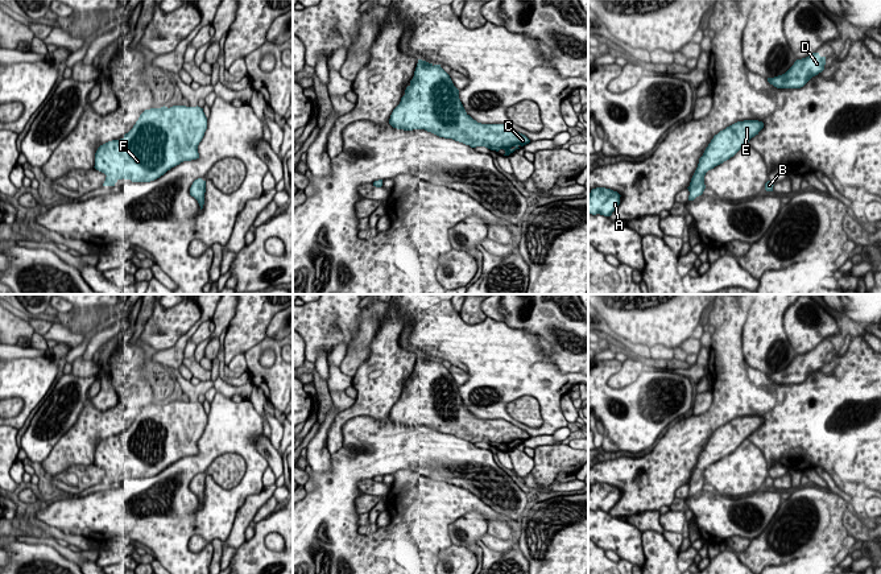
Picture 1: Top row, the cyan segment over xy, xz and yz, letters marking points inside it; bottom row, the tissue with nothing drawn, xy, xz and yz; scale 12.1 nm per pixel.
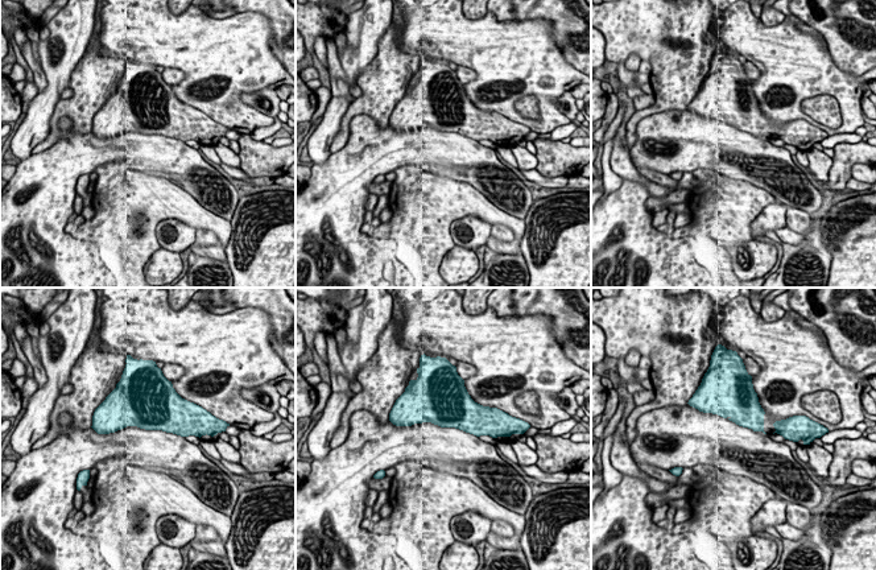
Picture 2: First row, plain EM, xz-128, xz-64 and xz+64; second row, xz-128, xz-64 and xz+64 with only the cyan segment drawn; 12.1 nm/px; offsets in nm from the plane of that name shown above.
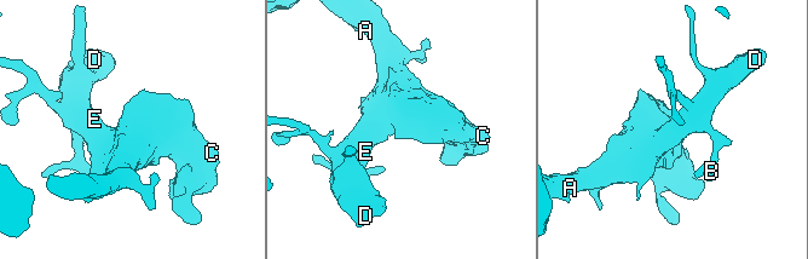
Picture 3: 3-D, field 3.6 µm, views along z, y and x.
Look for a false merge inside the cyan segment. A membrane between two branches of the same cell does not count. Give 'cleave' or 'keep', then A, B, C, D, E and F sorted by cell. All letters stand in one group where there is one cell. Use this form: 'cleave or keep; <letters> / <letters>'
keep; A B C D E F

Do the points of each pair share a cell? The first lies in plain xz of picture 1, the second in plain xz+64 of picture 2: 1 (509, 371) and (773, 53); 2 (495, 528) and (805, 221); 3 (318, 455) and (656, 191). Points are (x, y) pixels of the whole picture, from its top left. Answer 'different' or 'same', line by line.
1: same
2: same
3: same

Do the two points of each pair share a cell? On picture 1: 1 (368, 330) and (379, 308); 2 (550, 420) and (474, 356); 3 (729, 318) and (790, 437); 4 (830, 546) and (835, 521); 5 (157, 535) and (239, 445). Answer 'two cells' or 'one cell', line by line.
1: one cell
2: one cell
3: one cell
4: two cells
5: one cell

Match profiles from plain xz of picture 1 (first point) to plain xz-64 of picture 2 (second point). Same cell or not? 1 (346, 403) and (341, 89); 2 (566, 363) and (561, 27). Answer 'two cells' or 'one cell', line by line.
1: one cell
2: one cell

